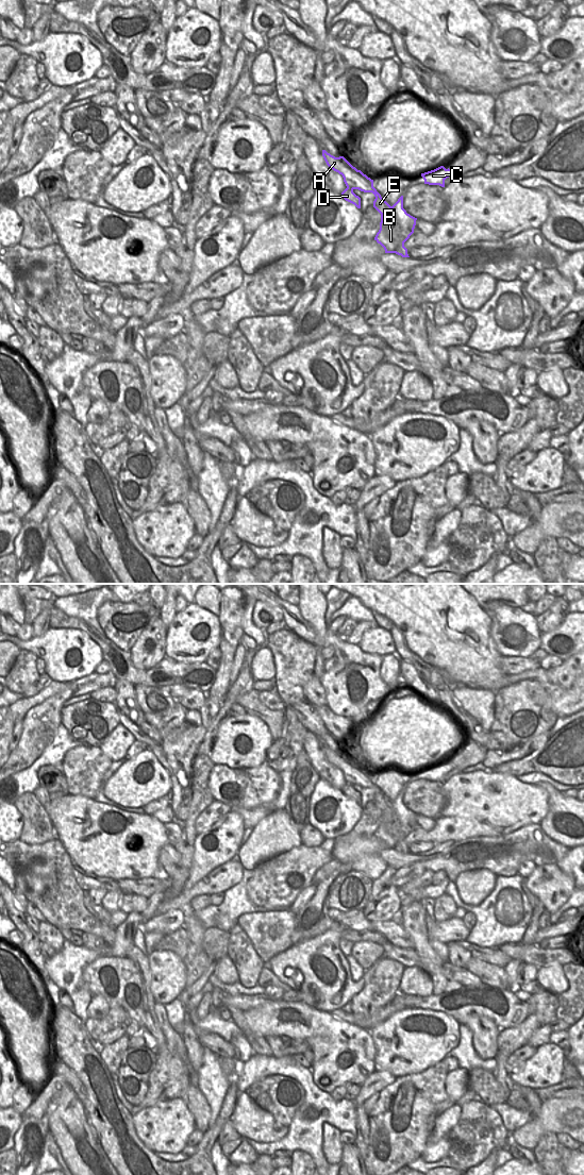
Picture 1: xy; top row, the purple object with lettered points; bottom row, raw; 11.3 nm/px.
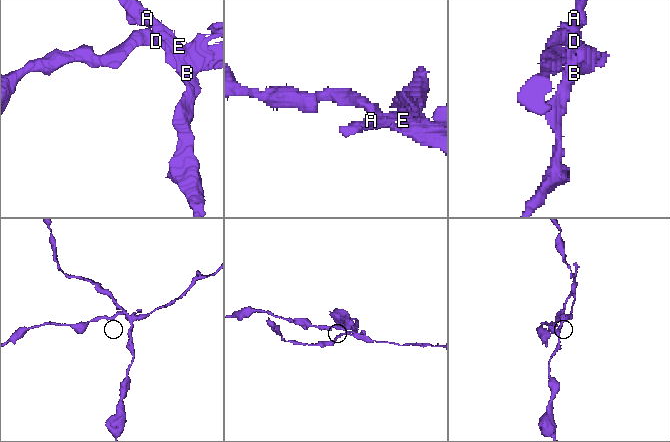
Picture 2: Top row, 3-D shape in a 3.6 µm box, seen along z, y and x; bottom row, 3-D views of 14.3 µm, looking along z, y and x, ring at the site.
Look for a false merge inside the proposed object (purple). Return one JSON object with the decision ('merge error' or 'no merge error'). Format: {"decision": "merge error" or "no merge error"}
{"decision": "merge error"}

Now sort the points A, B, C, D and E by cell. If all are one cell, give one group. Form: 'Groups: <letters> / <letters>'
Groups: A B E / C D

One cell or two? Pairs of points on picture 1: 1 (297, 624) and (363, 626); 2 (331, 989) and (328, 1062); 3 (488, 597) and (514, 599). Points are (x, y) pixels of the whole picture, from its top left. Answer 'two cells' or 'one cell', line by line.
1: two cells
2: two cells
3: one cell

